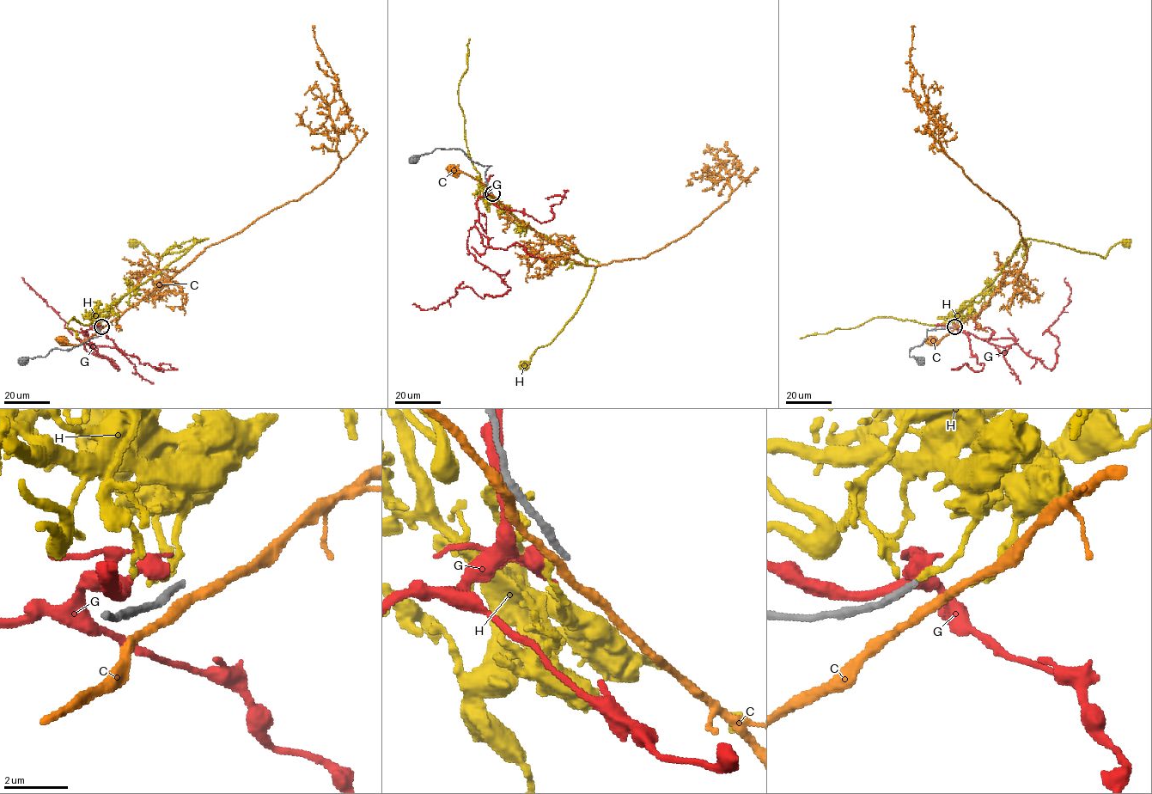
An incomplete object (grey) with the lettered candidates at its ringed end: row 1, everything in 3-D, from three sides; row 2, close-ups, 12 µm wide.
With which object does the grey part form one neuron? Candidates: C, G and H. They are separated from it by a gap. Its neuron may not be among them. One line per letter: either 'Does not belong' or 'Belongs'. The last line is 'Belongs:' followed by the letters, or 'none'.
C: Does not belong
G: Does not belong
H: Does not belong
Belongs: none

